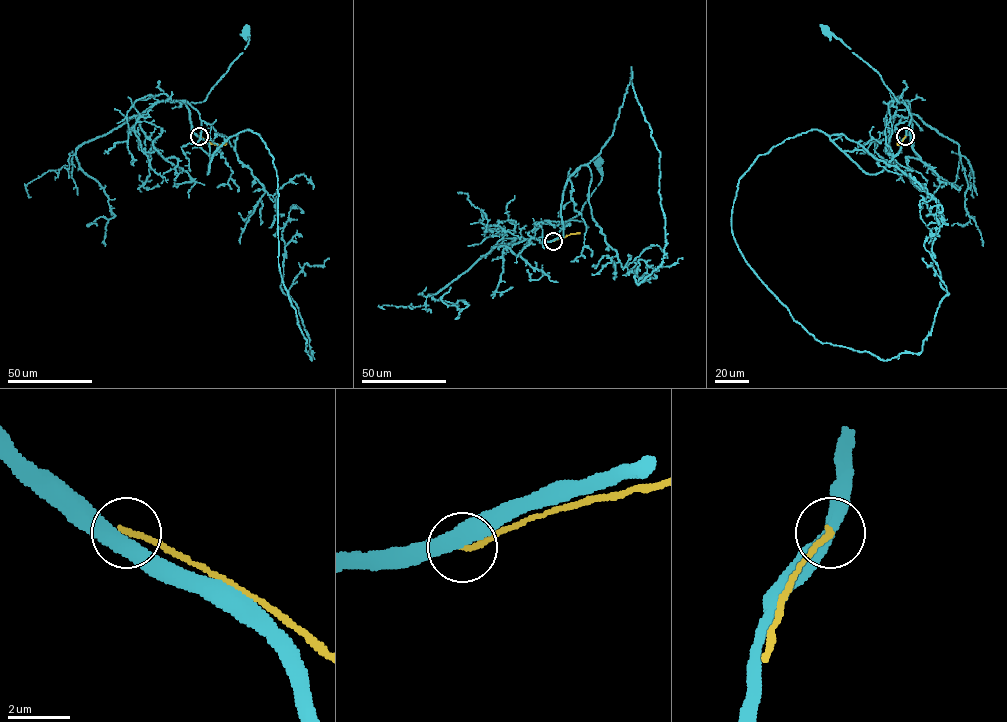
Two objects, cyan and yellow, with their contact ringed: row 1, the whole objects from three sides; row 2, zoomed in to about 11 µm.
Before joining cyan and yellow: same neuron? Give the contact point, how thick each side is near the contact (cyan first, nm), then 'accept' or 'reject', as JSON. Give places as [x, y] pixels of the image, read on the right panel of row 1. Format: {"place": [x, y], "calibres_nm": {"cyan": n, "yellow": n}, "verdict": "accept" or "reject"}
{"place": [905, 136], "calibres_nm": {"cyan": 460, "yellow": 190}, "verdict": "reject"}

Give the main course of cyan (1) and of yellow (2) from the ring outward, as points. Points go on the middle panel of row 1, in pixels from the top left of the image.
1: (553, 241), (547, 241), (543, 246), (539, 239), (557, 233), (580, 212), (601, 180), (600, 160)
2: (553, 241), (580, 232)

